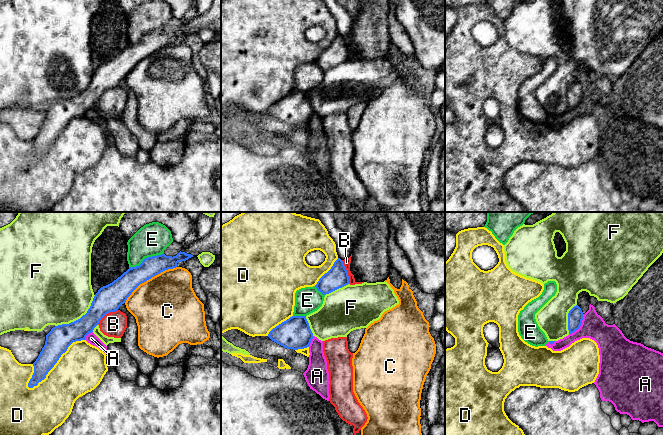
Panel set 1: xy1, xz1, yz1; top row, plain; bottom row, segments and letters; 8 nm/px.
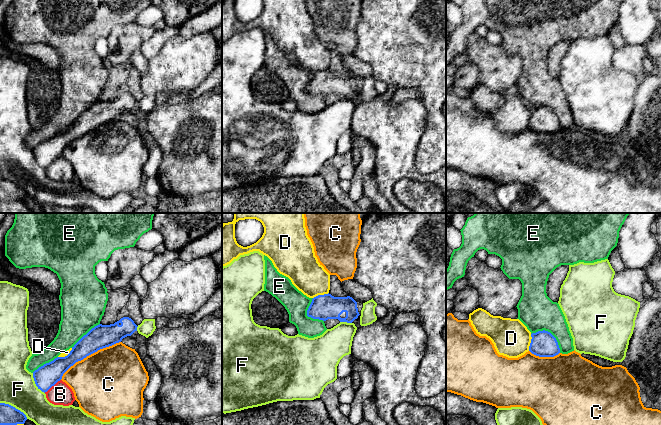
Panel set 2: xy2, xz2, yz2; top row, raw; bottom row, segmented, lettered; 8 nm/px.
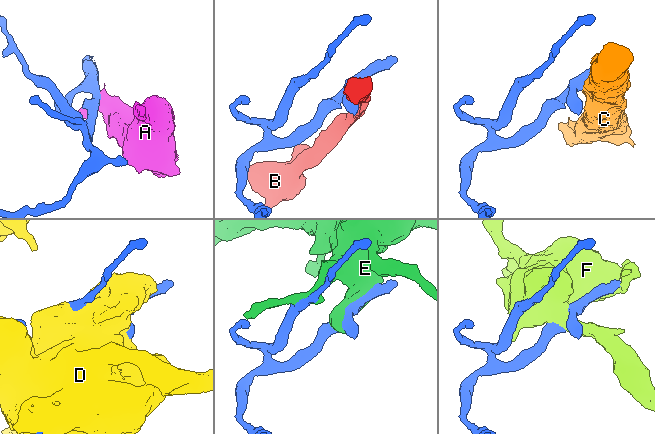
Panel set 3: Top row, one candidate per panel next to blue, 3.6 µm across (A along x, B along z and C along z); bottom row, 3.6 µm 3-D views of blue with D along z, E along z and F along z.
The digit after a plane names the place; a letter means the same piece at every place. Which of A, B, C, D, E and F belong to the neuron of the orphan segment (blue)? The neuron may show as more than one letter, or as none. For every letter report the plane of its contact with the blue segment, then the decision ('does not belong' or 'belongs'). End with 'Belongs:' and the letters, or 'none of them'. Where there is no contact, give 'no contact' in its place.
A: meets blue in yz1; does not belong
B: meets blue in xz1; does not belong
C: meets blue in xy2; does not belong
D: meets blue in xy1; does not belong
E: meets blue in yz2; does not belong
F: meets blue in xy1; does not belong
Belongs: none of them

